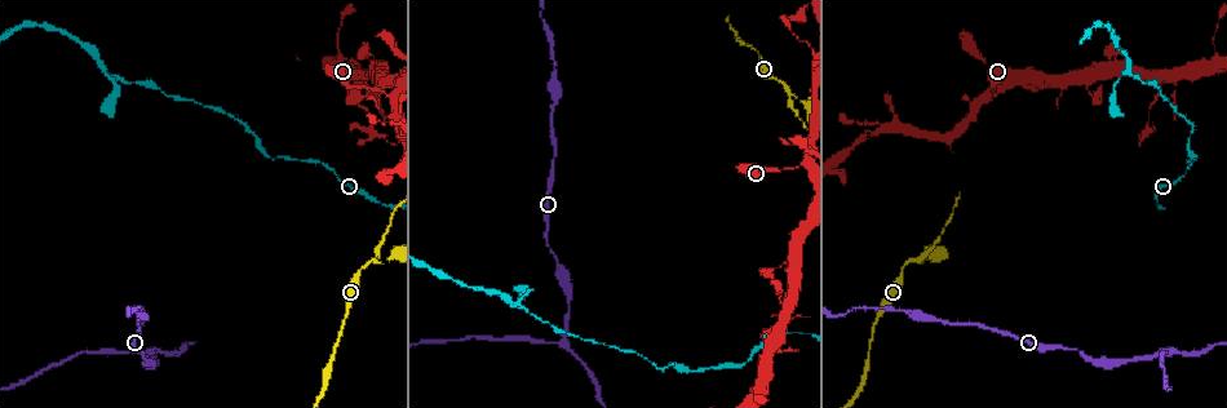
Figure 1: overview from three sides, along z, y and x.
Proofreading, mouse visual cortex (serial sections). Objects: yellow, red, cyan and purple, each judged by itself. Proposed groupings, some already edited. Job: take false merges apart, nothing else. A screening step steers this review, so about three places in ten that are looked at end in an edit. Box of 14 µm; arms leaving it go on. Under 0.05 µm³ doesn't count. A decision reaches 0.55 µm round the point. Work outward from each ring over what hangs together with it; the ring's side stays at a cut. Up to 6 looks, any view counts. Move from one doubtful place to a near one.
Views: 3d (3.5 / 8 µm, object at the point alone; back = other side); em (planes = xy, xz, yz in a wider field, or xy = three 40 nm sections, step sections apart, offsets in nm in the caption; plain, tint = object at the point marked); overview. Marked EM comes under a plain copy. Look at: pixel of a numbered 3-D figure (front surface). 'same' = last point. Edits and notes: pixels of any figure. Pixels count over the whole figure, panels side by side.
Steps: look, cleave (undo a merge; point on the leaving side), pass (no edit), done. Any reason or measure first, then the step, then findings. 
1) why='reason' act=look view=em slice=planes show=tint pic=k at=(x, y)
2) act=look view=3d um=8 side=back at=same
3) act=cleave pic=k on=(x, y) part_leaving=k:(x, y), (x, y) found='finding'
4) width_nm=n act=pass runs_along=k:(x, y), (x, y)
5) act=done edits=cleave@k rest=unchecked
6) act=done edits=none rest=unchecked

why='three-way junction' act=look view=3d um=8 pic=1 at=(521, 303)

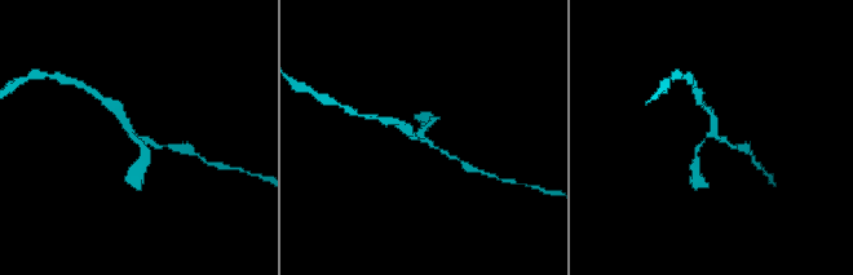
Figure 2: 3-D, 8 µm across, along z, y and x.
why='zoom in' act=look view=3d um=3.5 pic=2 at=(135, 136)

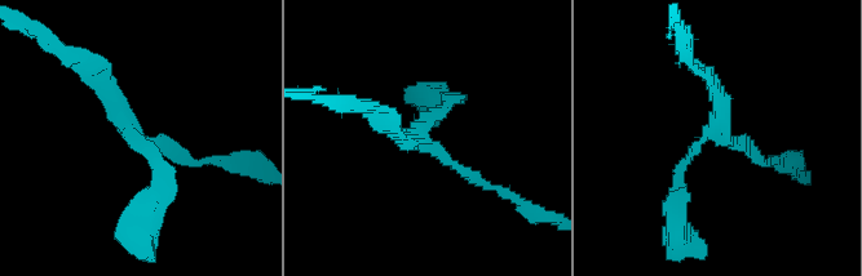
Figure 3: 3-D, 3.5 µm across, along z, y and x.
arms=3 arm_widths_nm=150,150,200 why='shape alone is not enough' act=look view=em slice=xy step=3 show=tint pic=3 at=(425, 142)

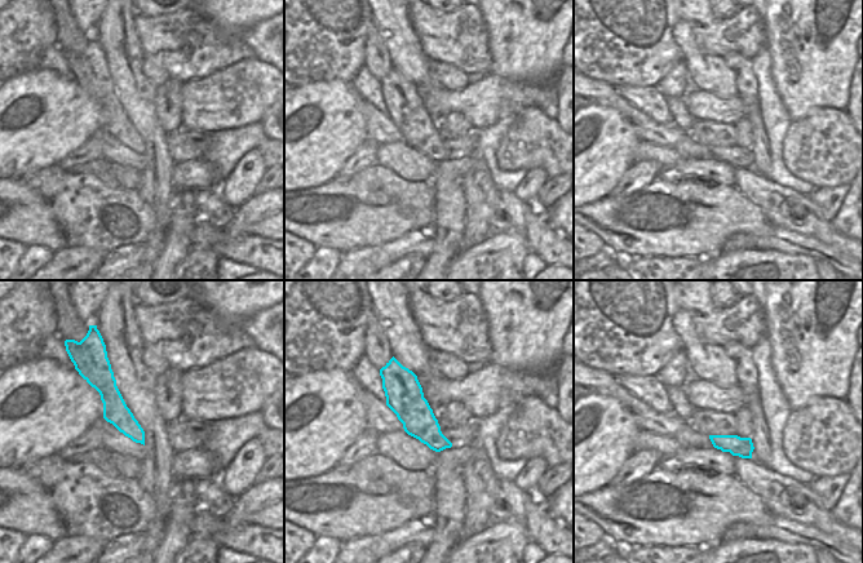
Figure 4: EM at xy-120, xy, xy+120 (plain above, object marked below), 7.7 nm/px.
width_nm=260 act=pass runs_along=4:(101, 372), (115, 411), (141, 439) found='continuous, no second cell'

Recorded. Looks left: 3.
why='thin arm on a thick one' act=look view=3d um=8 pic=1 at=(1166, 75)

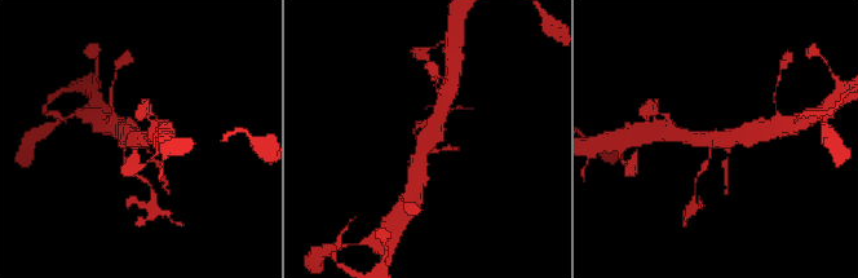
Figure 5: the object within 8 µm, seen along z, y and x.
why='closer look' act=look view=3d um=3.5 pic=5 at=(719, 138)

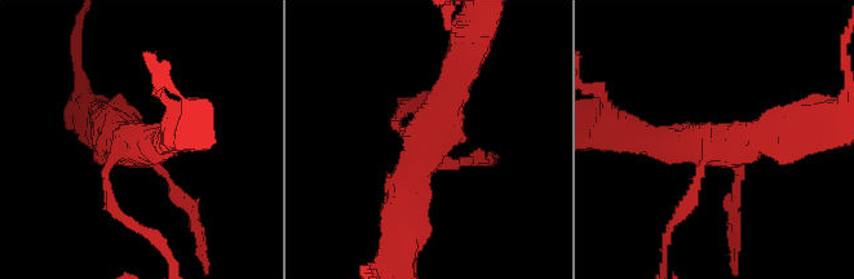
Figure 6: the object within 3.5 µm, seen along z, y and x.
why='now the EM' act=look view=em slice=xy step=5 show=tint pic=6 at=(429, 142)

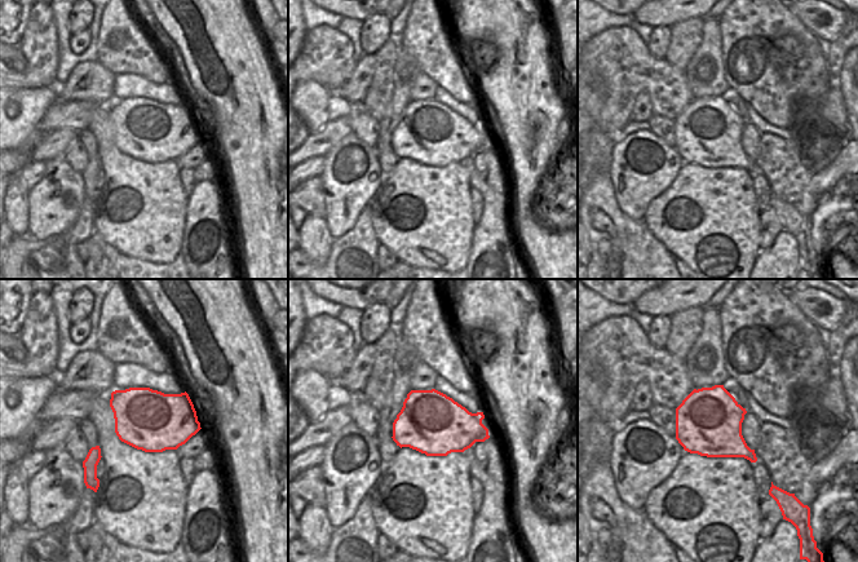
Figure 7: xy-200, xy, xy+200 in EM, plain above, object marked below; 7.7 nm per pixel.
act=pass runs_along=6:(459, 66), (399, 215) found='continuous, no second cell'

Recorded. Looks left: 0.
act=done edits=none rest=unchecked

